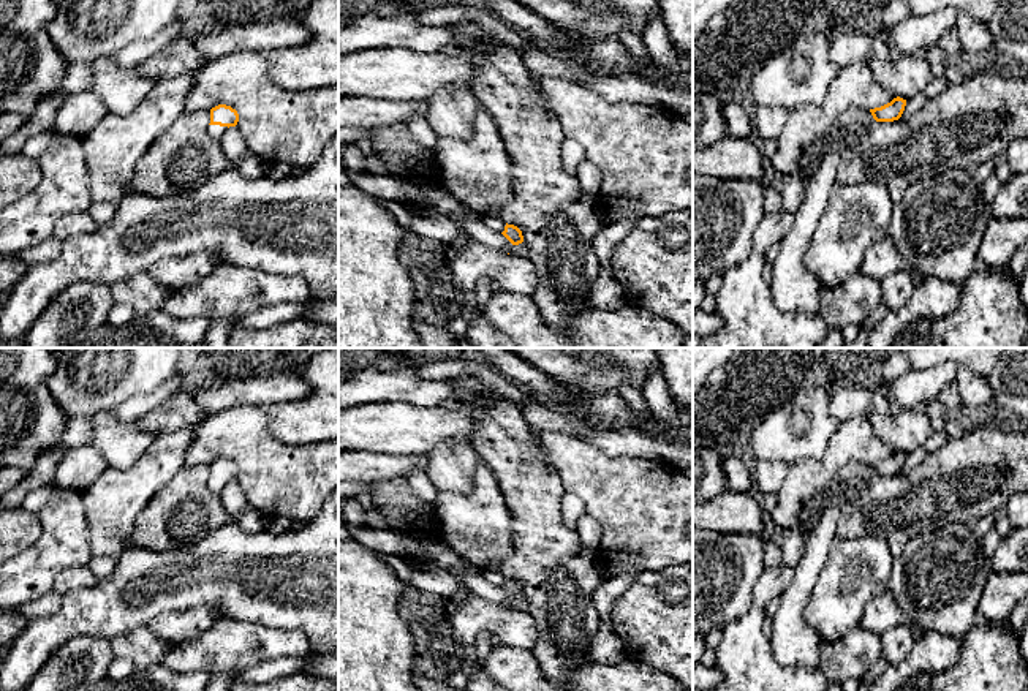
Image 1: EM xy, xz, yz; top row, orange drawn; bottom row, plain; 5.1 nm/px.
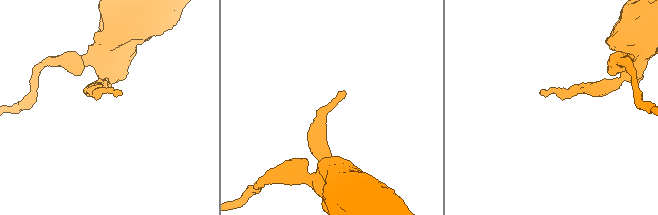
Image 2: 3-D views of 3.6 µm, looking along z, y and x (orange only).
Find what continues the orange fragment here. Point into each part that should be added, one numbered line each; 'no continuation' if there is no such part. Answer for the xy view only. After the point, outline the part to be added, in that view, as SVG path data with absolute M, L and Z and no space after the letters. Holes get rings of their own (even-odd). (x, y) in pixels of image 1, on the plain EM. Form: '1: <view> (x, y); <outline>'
1: xy (215, 486); M209 479L207 485L214 495L220 497L223 489L228 485L228 481Z

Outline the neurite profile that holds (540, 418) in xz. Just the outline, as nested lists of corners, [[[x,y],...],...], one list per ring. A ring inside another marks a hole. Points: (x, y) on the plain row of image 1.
[[[527,395],[525,405],[520,408],[525,422],[538,433],[554,432],[560,435],[576,436],[576,432],[587,427],[591,433],[607,432],[604,429],[587,424],[582,417],[571,417],[544,406]]]

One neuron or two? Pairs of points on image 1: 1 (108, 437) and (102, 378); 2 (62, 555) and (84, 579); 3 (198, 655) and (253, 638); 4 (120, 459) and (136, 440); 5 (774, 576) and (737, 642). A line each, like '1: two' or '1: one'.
1: two
2: two
3: one
4: one
5: one

